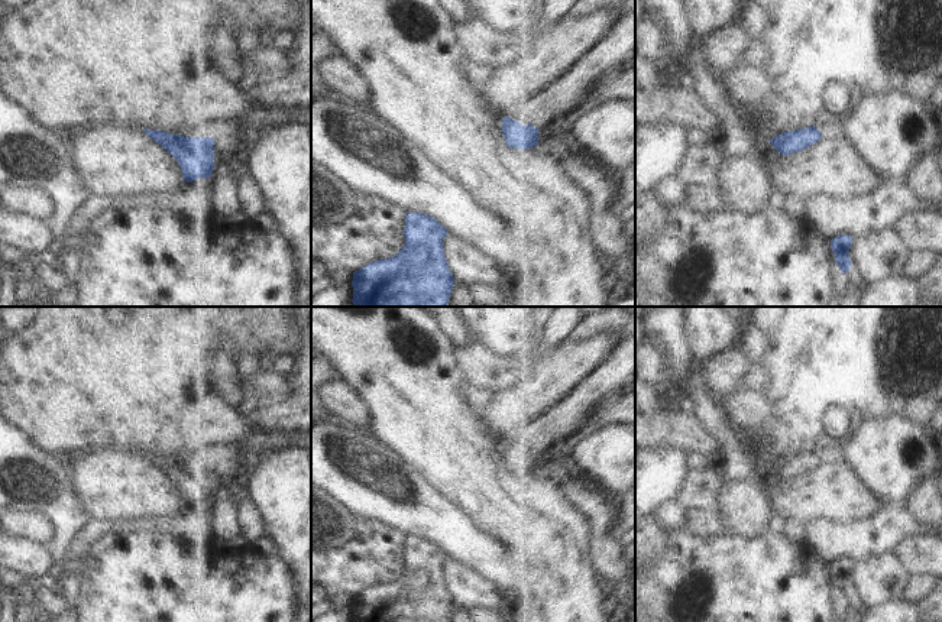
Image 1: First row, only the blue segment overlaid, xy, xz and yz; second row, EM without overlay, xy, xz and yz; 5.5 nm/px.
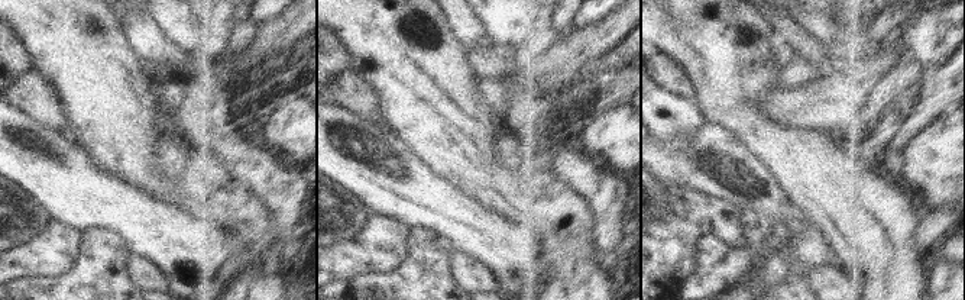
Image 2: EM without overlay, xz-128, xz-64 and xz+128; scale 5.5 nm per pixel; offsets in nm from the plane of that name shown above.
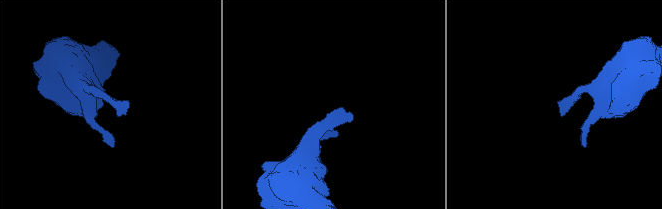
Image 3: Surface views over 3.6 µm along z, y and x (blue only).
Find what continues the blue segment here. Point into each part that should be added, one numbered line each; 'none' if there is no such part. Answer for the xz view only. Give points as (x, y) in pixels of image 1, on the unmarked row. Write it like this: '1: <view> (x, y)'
1: xz (557, 428)

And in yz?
none

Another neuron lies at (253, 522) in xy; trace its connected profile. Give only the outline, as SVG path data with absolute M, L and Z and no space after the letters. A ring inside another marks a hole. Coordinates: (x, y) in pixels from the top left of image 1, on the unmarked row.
M240 486L240 515L243 525L242 537L247 541L247 544L258 542L265 534L268 534L266 519L258 502L243 486Z

